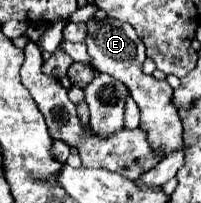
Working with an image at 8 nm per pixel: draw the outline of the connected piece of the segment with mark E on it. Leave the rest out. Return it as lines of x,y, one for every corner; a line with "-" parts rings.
111,18
105,20
89,20
87,22
89,30
87,30
87,50
91,56
91,64
93,70
97,72
107,72
113,78
117,78
119,82
123,82
133,100
137,102
139,110
141,110
141,124
139,128
147,134
147,142
151,142
153,150
159,150
163,156
169,152
175,152
179,148
183,148
183,128
181,128
181,120
177,116
175,106
171,106
171,94
173,88
163,80
155,80
153,76
147,76
143,72
143,60
145,60
145,46
143,42
137,38
135,30
125,24
125,22
117,22

